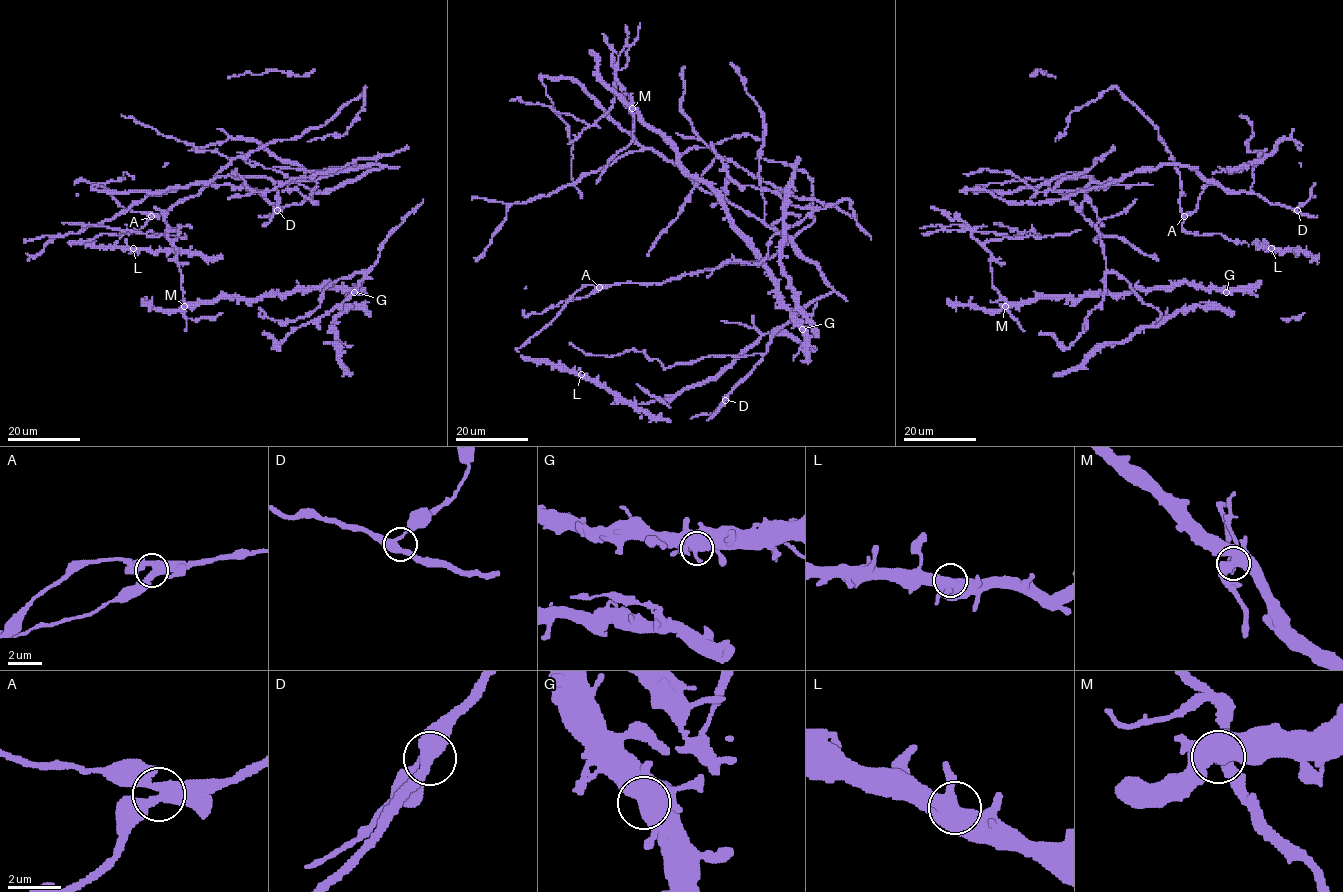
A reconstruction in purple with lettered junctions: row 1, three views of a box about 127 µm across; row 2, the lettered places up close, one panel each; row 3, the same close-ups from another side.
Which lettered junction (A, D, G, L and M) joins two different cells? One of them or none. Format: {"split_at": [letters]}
{"split_at": ["M"]}

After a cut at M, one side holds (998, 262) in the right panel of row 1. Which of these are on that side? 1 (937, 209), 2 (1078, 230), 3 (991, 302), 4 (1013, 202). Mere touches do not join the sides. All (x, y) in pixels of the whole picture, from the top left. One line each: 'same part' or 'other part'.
1: same part
2: same part
3: same part
4: other part

